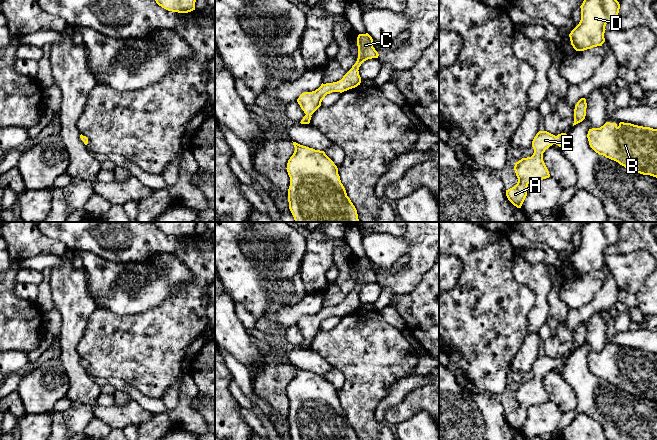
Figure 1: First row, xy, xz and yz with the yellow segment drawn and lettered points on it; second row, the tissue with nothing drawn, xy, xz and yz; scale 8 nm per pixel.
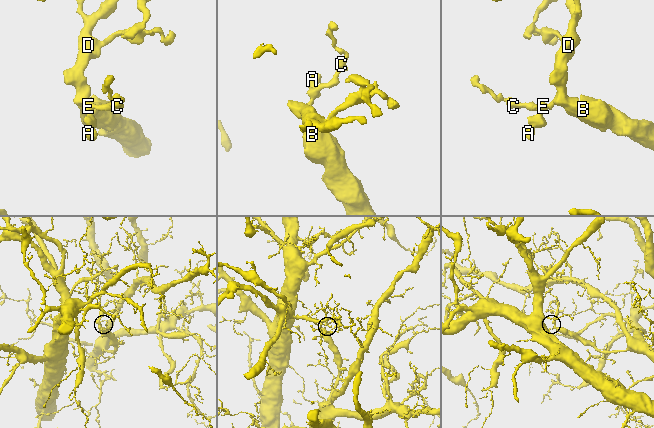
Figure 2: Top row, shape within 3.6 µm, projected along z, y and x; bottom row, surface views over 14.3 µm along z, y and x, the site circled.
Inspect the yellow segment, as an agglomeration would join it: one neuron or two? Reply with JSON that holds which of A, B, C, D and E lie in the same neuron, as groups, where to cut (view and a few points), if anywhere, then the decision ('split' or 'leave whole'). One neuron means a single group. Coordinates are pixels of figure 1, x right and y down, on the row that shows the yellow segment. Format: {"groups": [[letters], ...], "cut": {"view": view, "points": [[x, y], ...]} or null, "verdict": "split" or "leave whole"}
{"groups": [["A", "B", "C", "D", "E"]], "cut": null, "verdict": "leave whole"}

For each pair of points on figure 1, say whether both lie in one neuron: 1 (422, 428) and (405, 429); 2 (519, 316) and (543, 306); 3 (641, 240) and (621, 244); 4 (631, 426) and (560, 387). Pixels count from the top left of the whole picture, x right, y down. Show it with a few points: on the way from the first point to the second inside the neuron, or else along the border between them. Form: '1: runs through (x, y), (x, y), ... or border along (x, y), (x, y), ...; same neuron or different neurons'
1: runs through (418, 429), (409, 429); same neuron
2: border along (528, 288), (534, 305), (526, 334); different neurons
3: runs through (636, 240), (626, 242); same neuron
4: border along (562, 375), (575, 395), (576, 409); different neurons

